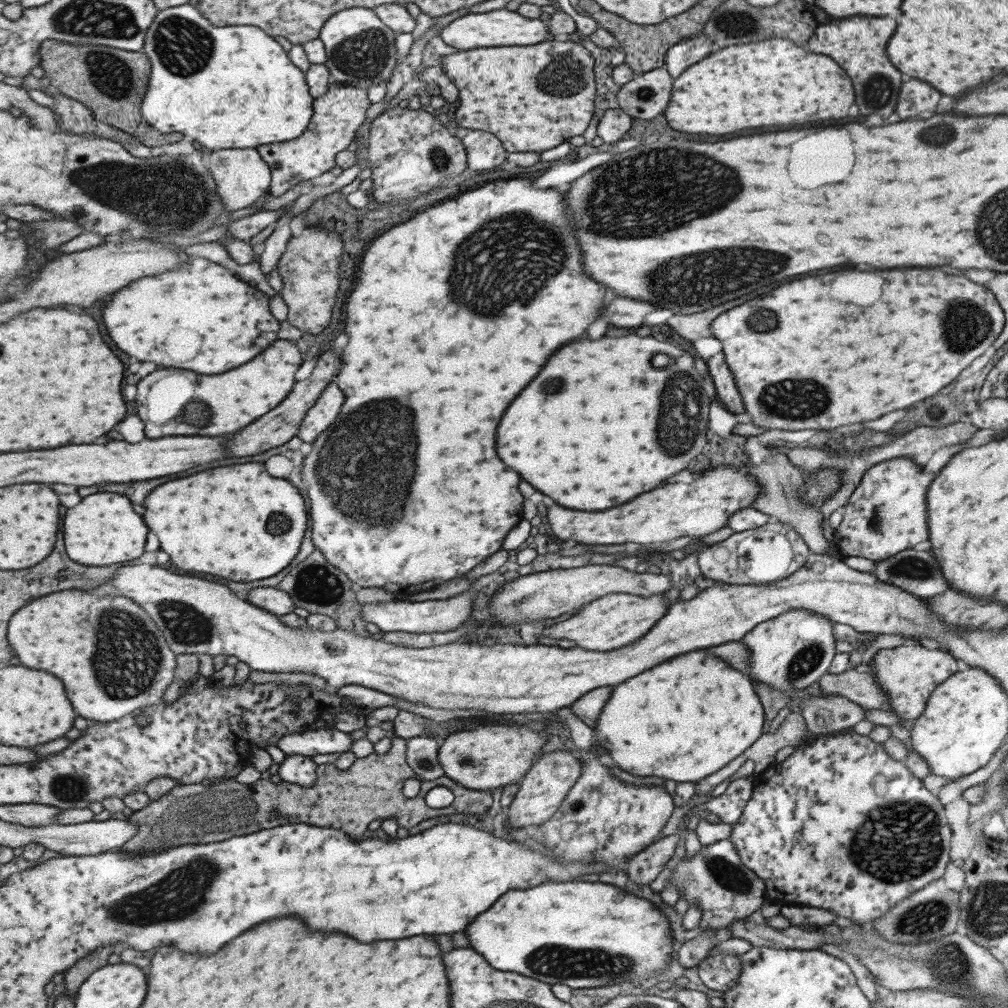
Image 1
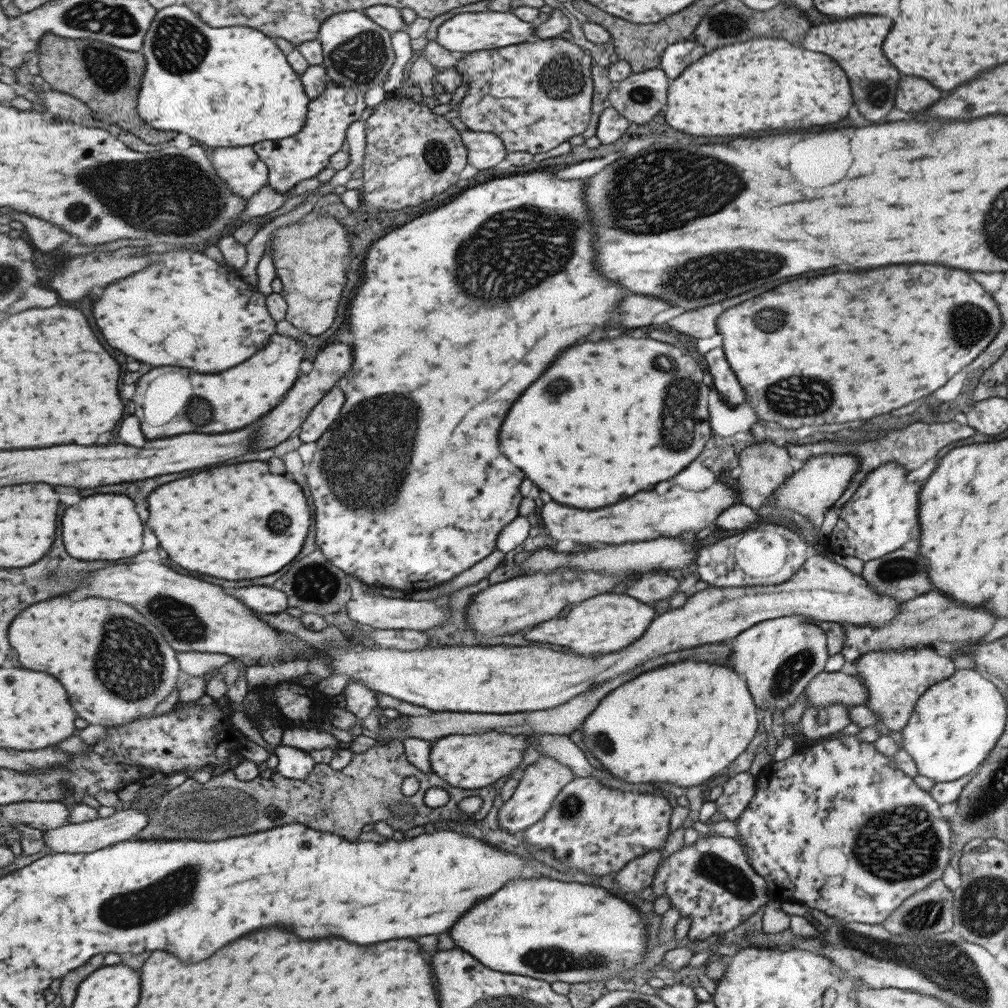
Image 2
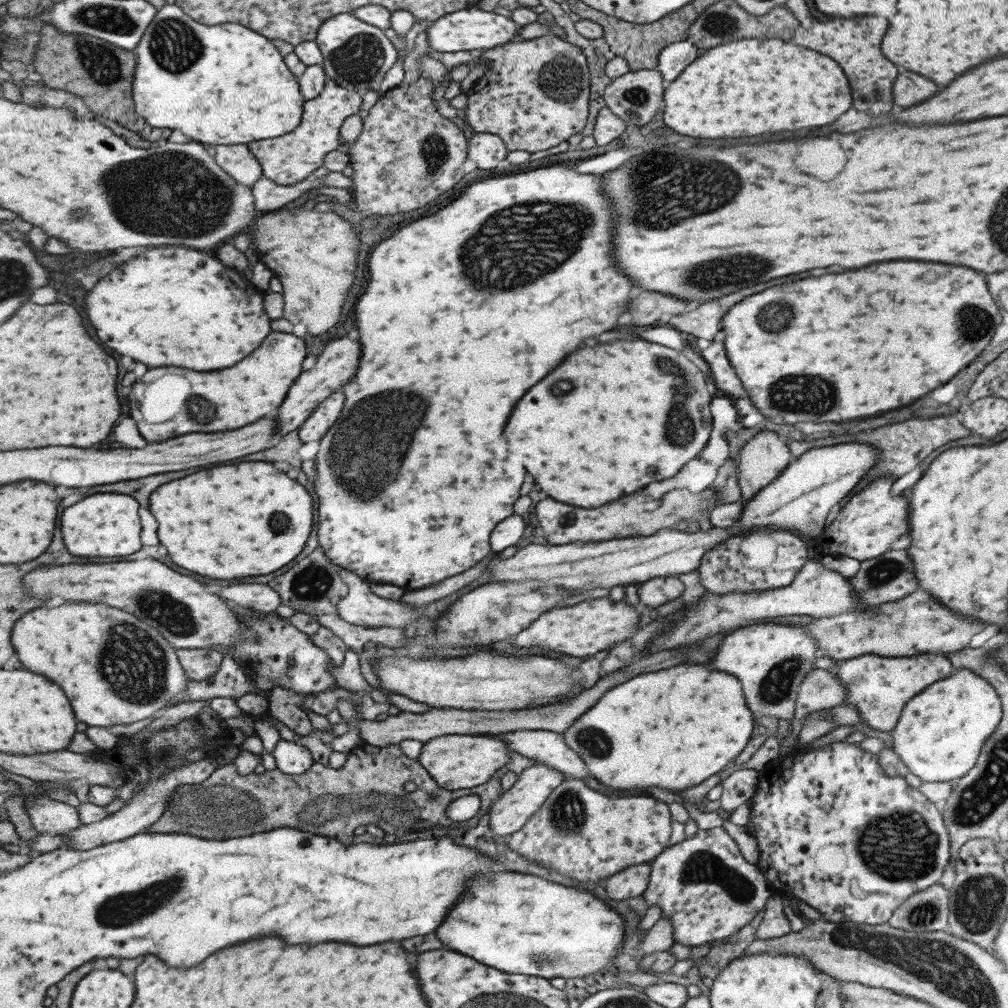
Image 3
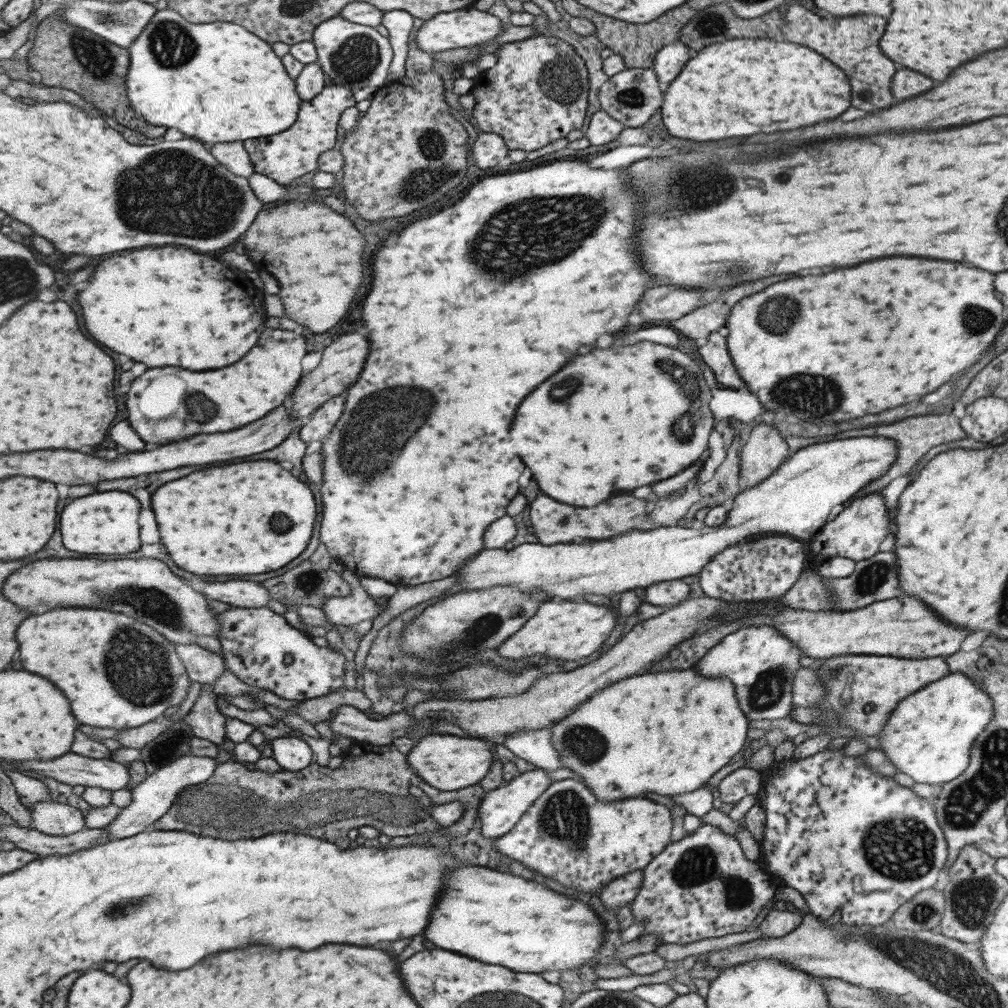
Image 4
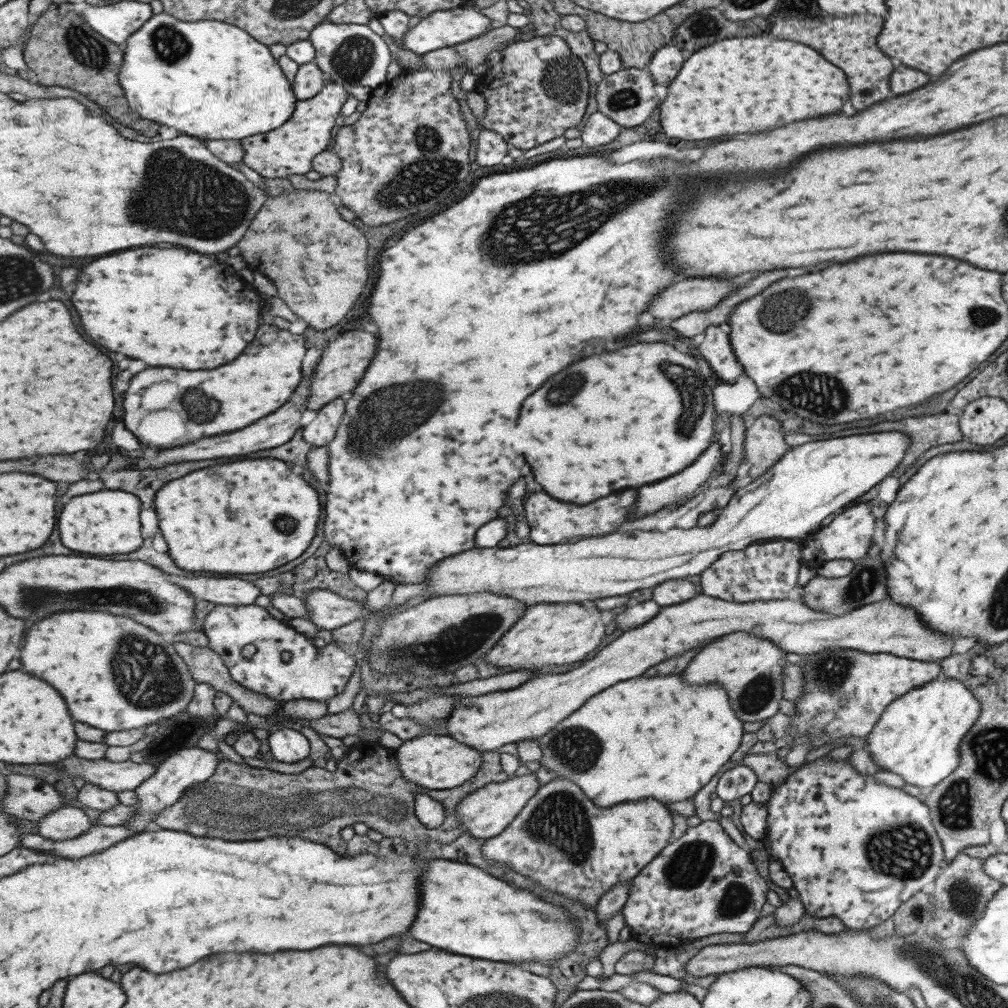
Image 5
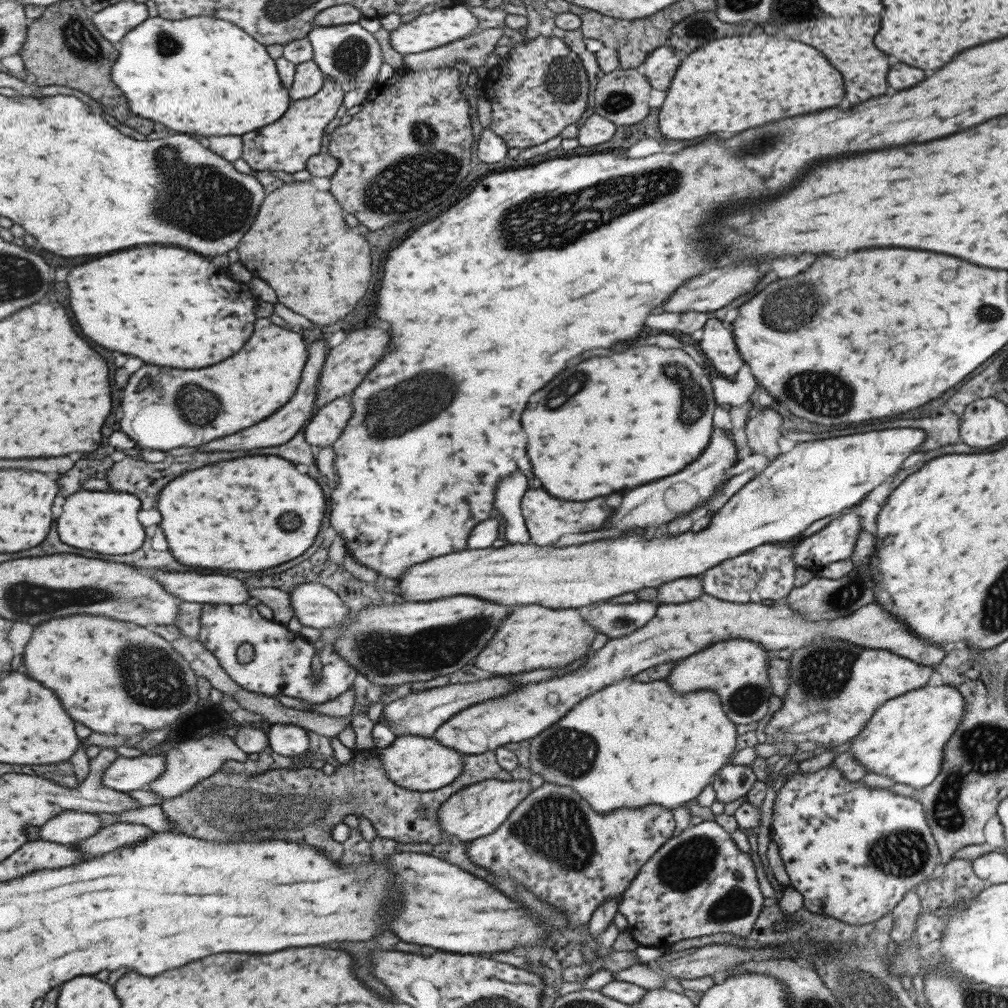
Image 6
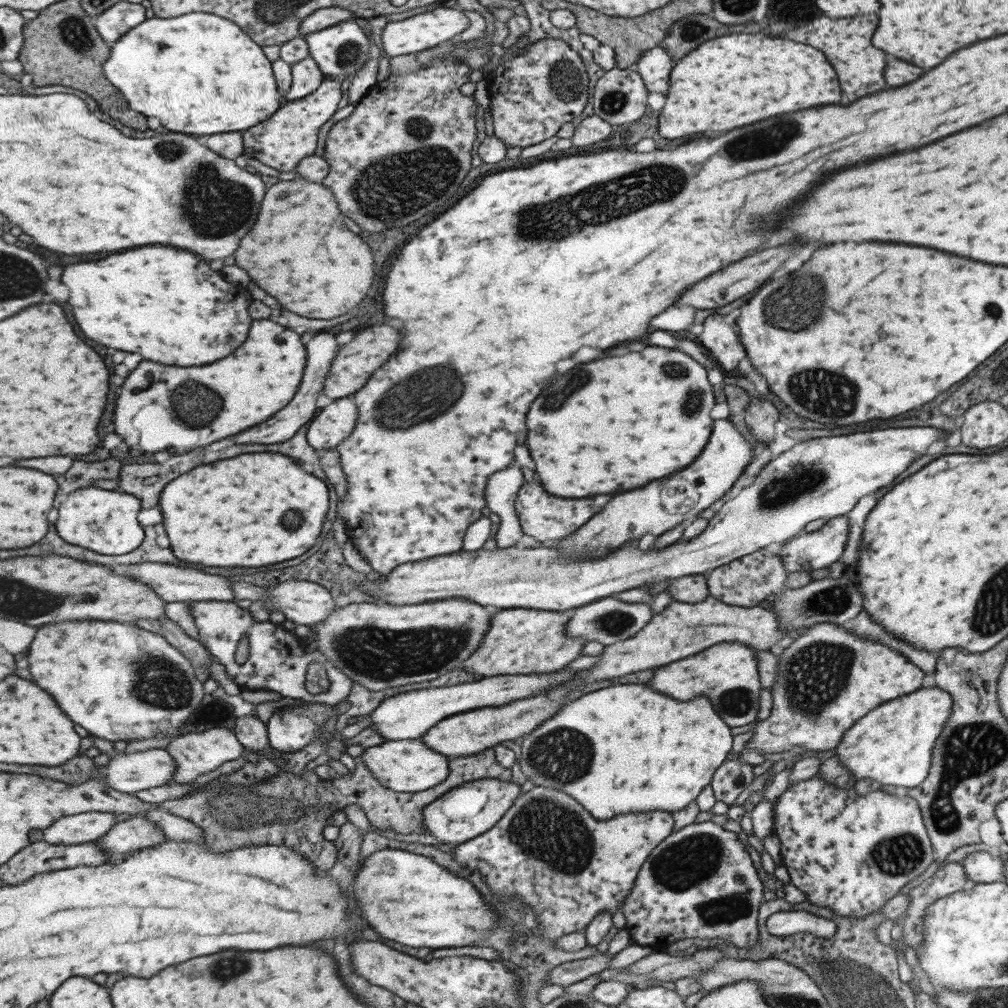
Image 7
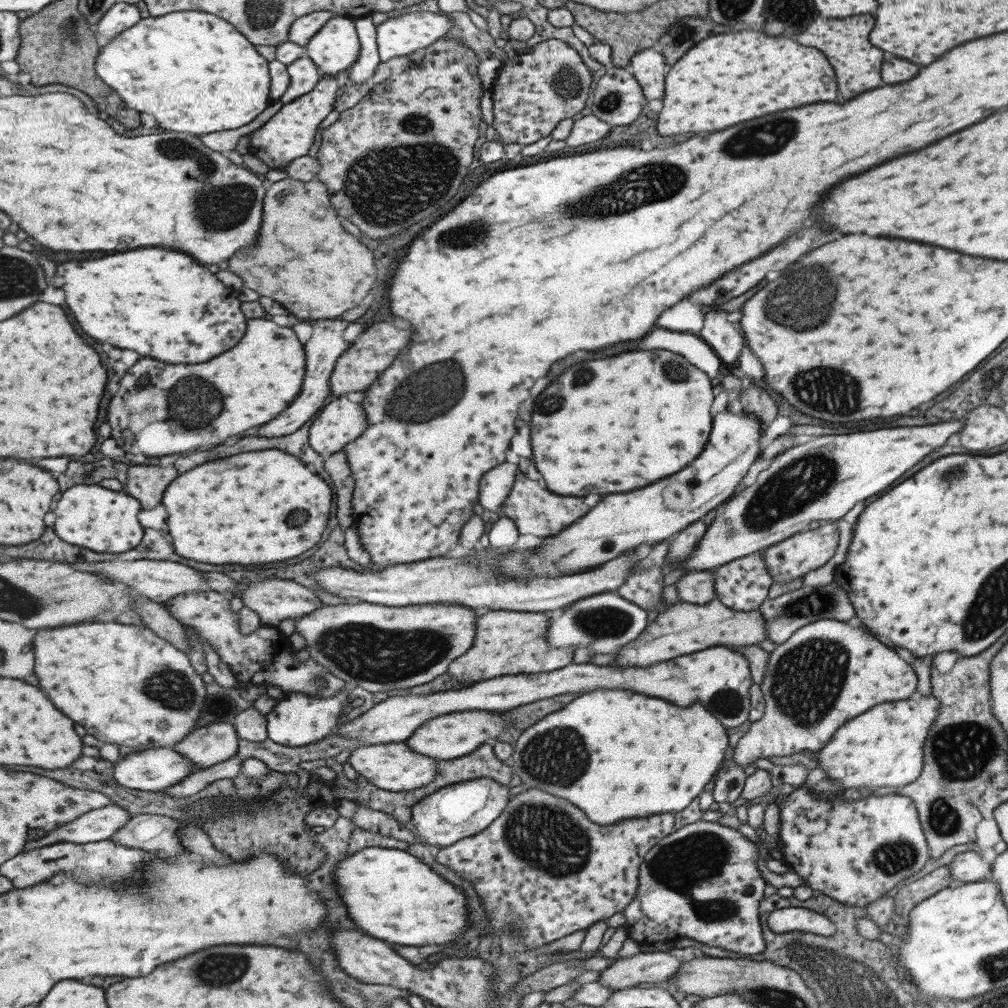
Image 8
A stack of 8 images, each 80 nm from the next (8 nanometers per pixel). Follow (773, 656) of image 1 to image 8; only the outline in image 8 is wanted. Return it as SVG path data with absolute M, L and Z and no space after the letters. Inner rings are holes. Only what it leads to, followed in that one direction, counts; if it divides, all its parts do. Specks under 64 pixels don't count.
M713 646L676 656L644 667L637 665L593 665L571 663L559 670L530 675L499 676L467 685L459 690L443 691L429 695L392 697L364 712L358 719L338 728L340 734L365 744L387 744L406 741L427 720L457 711L490 710L510 711L512 708L551 699L563 694L583 695L600 689L623 689L663 698L677 706L700 702L724 727L734 727L747 720L749 710L748 689L753 684L748 675L747 661L731 647Z

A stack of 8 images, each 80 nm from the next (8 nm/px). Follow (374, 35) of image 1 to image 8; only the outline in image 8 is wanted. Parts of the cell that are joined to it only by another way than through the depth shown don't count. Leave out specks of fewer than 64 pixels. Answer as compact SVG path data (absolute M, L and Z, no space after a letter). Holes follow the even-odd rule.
M342 15L331 18L309 41L306 50L323 74L336 76L349 70L361 52L354 18Z

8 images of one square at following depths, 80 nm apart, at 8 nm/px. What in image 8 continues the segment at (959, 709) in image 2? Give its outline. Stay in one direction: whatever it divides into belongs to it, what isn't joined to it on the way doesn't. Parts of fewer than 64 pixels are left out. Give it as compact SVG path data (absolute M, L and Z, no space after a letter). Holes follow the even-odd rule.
M915 691L905 700L876 704L861 714L846 720L835 729L833 736L817 752L809 752L816 758L816 766L837 784L846 788L883 788L883 786L902 787L912 783L919 776L922 767L922 744L930 731L935 718L938 702L933 695L919 696Z

